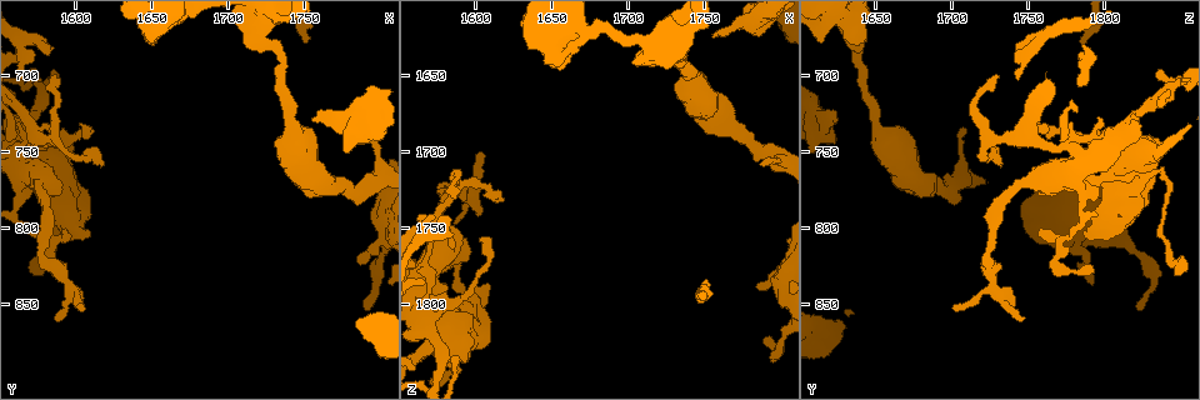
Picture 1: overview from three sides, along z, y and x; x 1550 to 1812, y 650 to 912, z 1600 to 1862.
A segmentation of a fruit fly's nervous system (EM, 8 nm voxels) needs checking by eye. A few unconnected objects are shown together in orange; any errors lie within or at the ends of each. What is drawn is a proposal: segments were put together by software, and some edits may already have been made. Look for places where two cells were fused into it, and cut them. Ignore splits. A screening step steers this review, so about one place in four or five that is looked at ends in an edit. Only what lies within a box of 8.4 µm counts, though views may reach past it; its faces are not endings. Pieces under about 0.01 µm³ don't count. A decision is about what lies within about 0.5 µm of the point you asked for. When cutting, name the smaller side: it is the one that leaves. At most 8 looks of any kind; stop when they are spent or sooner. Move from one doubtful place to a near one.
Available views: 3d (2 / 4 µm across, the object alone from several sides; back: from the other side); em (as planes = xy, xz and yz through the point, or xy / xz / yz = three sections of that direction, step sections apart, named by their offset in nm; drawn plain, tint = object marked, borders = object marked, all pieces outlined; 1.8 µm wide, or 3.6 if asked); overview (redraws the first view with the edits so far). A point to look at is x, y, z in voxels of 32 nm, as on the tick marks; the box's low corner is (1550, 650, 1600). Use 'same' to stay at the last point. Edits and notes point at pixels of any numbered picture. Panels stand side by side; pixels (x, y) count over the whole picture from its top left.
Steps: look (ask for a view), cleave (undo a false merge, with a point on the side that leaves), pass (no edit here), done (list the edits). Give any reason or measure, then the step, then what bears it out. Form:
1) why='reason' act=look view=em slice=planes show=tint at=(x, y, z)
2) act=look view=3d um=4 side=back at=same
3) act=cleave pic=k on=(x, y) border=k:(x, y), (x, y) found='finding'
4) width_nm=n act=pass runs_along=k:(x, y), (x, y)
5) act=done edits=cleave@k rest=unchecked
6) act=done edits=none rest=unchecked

act=look view=3d um=4 at=(1574, 742, 1752)

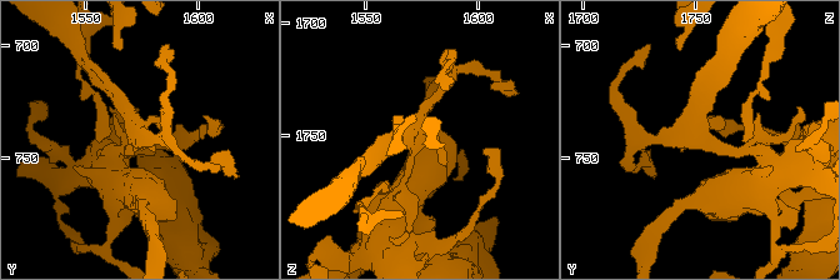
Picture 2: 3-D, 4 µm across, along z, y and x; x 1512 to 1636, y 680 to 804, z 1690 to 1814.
act=look view=em slice=planes show=borders at=(1572, 743, 1752)

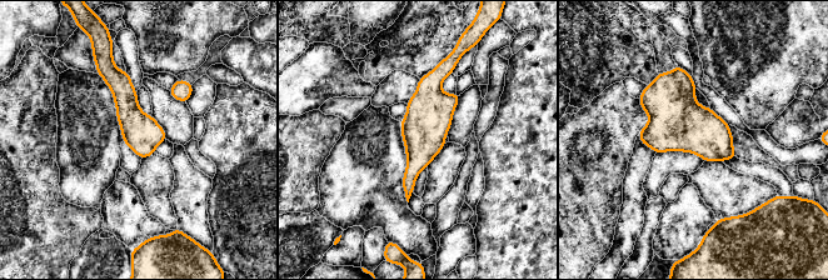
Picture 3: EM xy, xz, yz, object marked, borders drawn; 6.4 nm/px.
width_nm=240 act=pass runs_along=3:(444, 70), (429, 86), (408, 193) found='continuous, no second cell'

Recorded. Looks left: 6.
why='sudden change in width' act=look view=3d um=4 at=(1584, 764, 1806)

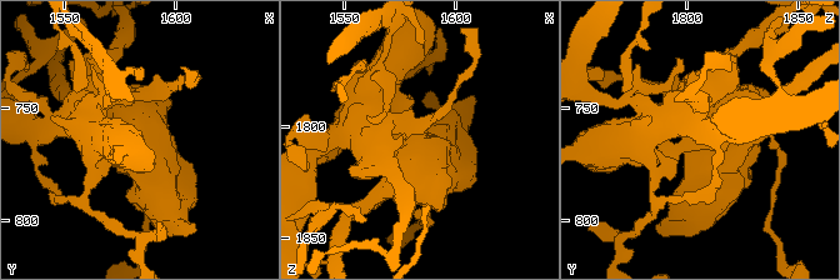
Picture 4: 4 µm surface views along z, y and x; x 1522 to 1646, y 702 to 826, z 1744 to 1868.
why='shape alone is not enough' act=look view=em um=3.6 slice=xz step=16 show=tint at=same

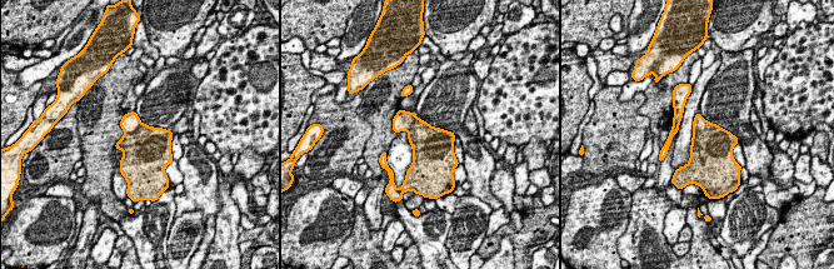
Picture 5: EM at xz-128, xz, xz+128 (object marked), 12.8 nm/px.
why='another direction' act=look view=em um=3.6 slice=planes show=tint at=same

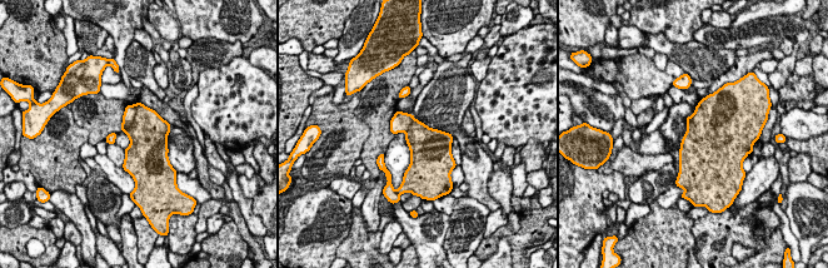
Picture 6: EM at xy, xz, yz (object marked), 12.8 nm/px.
act=cleave pic=6 on=(148, 132) border=6:(133, 105), (134, 120), (125, 132) found='two cells meet here'

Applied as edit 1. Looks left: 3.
act=look view=overview

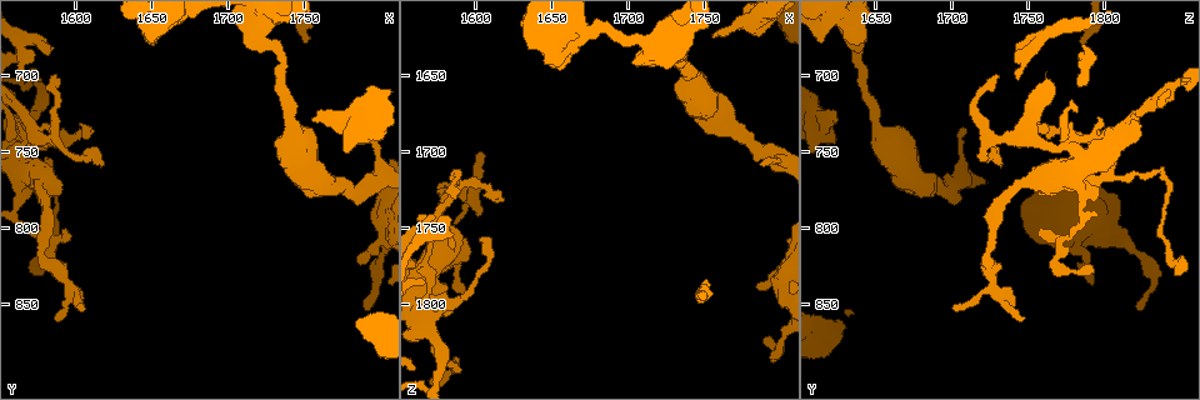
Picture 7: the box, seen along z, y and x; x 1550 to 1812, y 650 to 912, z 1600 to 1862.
why='sudden change in width' act=look view=3d um=2 side=back at=(1598, 840, 1726)

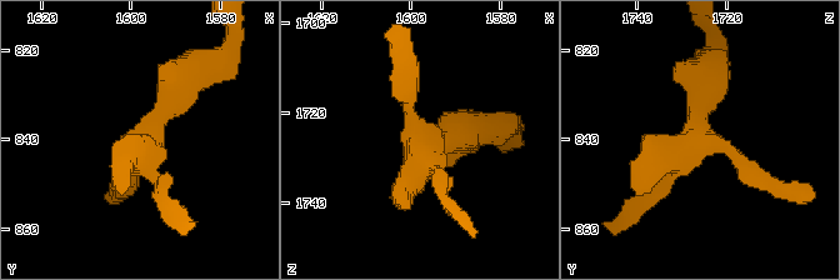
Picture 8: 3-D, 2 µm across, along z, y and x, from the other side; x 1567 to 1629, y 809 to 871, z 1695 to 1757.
act=look view=em slice=yz step=16 show=tint at=(1598, 839, 1727)

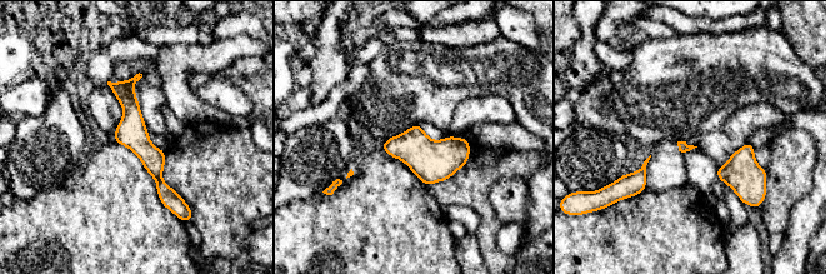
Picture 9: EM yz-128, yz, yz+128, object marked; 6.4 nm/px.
act=pass runs_along=9:(114, 85), (170, 203) found='all the same cell'

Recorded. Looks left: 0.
act=done edits=cleave@6 rest=unchecked

